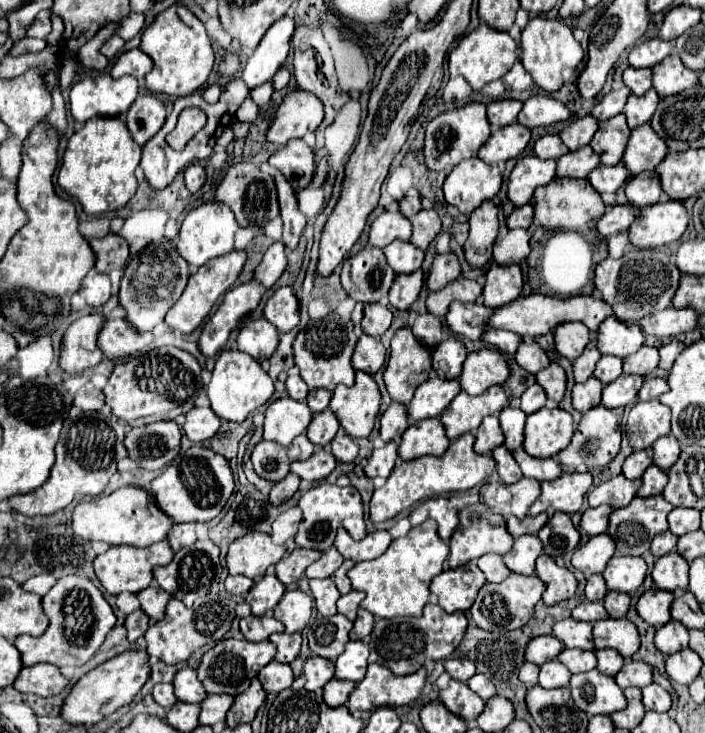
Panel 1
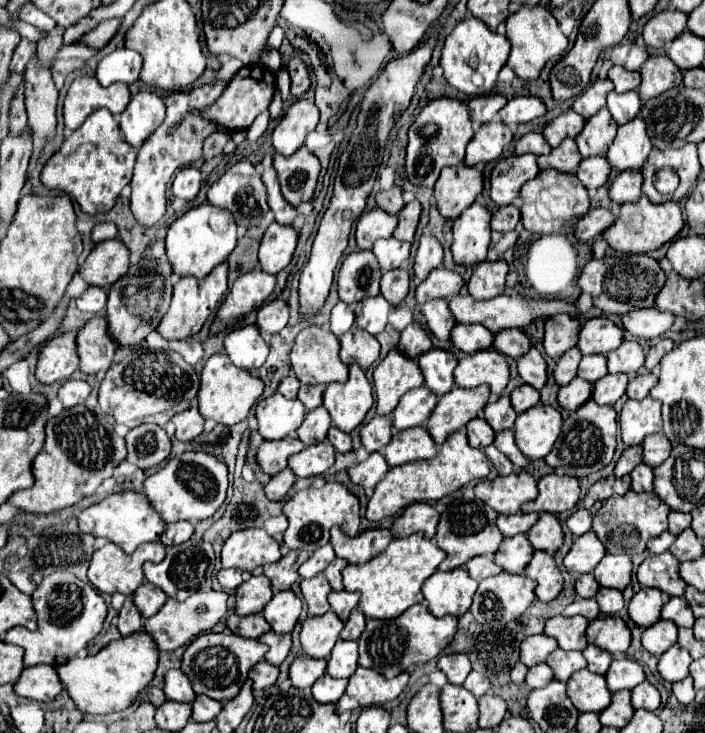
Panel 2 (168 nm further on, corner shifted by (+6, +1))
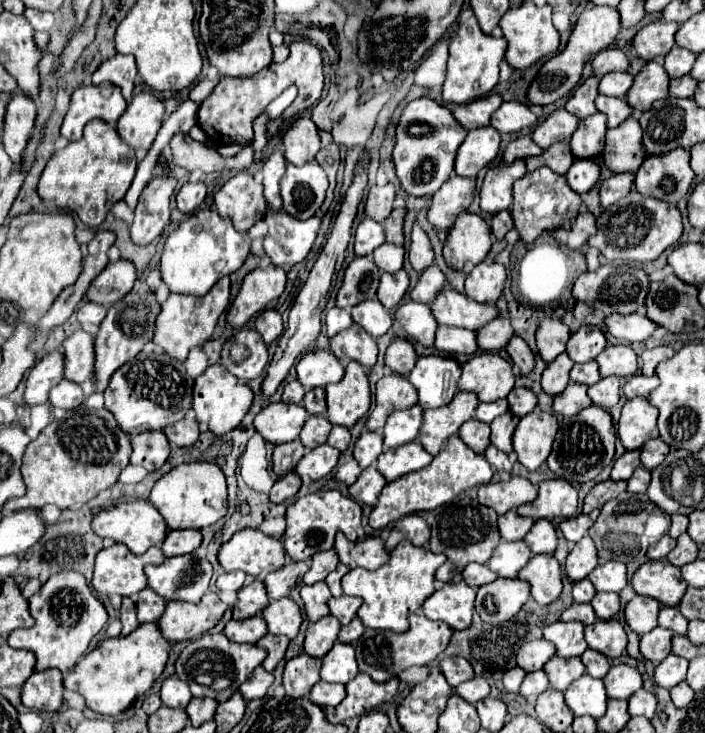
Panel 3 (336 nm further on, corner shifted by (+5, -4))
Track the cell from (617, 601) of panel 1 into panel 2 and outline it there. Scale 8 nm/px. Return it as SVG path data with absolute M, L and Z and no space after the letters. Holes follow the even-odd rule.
M601 587L595 595L597 603L599 603L599 609L603 615L615 615L621 607L623 607L623 595L621 591L617 589L607 589L607 587Z

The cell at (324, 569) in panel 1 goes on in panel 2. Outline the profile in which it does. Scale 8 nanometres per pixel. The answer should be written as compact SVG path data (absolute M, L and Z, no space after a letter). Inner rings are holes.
M323 545L321 549L317 549L309 561L305 561L301 567L299 567L299 575L303 579L309 579L309 577L315 577L319 573L323 573L323 569L335 559L335 551L331 545Z

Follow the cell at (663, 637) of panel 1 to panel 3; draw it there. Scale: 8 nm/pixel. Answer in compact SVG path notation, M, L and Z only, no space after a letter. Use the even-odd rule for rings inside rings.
M656 626L648 634L644 634L640 638L640 652L646 660L650 660L654 664L664 660L664 656L668 656L672 652L672 630Z

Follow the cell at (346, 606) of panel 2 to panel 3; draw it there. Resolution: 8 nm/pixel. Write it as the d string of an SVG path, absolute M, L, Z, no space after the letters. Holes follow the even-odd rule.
M354 596L330 598L328 606L330 606L330 614L332 616L336 616L342 624L350 624L352 618L356 616L358 608L362 606L362 598L354 598Z

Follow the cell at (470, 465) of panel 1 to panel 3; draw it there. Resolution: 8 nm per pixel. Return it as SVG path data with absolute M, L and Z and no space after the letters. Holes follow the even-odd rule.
M452 436L452 438L448 438L448 442L438 452L438 456L432 460L430 466L410 472L406 476L400 476L384 486L384 490L378 496L378 504L374 506L374 510L370 514L370 526L384 528L386 524L408 516L408 498L410 498L410 514L434 510L434 508L442 506L444 502L450 502L454 496L458 496L460 492L464 492L472 486L488 484L490 478L492 478L492 470L490 470L490 464L486 462L484 454L476 454L472 448L468 448L460 440L460 436Z

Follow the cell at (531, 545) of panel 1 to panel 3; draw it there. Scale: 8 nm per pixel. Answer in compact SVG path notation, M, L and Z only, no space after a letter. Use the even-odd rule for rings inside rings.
M500 542L500 546L496 548L496 554L492 554L492 558L488 560L488 566L498 574L498 576L518 576L518 572L526 566L526 562L530 560L532 552L528 550L526 542Z

